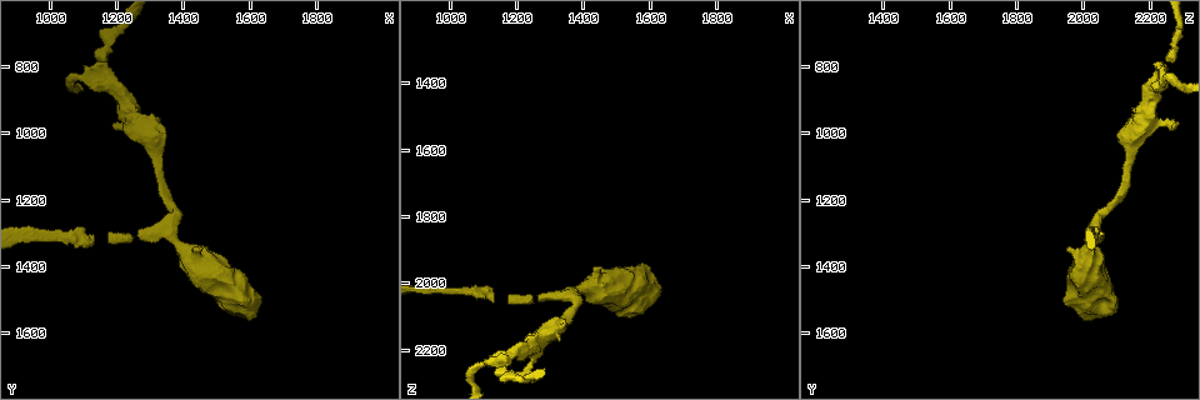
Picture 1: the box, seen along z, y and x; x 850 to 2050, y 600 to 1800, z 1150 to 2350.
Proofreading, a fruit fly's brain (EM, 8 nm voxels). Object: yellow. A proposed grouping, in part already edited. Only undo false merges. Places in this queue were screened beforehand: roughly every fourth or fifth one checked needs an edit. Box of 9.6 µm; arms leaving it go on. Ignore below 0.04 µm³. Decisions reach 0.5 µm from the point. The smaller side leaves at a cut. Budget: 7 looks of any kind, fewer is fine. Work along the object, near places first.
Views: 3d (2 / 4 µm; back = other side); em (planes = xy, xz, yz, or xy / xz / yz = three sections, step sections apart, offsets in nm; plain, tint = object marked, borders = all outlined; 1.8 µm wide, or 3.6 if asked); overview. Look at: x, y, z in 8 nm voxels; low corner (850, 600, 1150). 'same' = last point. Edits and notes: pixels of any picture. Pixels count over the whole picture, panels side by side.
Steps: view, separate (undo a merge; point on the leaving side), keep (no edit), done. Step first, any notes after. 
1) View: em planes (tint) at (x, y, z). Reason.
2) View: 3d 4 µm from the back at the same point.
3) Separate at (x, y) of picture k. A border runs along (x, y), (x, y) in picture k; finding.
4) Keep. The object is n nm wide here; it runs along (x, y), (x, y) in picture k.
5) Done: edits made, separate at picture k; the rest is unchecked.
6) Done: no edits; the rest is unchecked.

View: em planes (tint) at (1300, 1050, 2150). Thick turns thin.

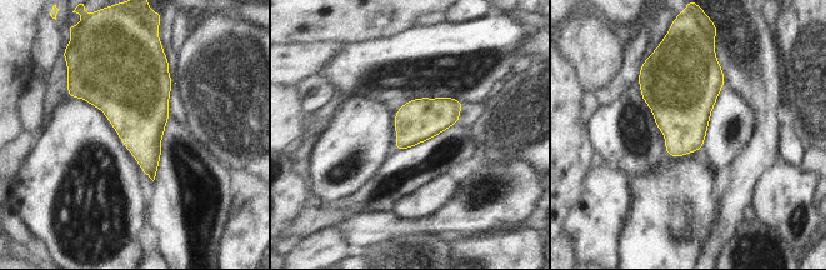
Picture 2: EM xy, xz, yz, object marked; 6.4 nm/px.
Keep. The object is 280 nm wide here; all the same neuron.

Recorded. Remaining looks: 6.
View: em planes (tint) at (1070, 830, 2260). Sharp bend.

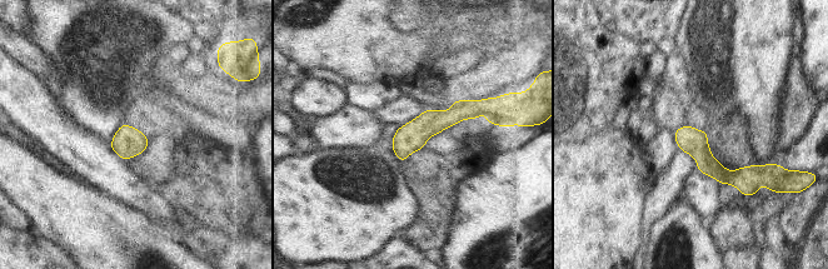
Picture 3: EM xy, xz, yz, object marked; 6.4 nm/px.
Keep. It runs along (482, 109), (462, 109), (394, 145) in picture 3; continuous, no second neuron.

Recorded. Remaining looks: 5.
View: 3d 4 µm at (1450, 1390, 2000). Thick turns thin.

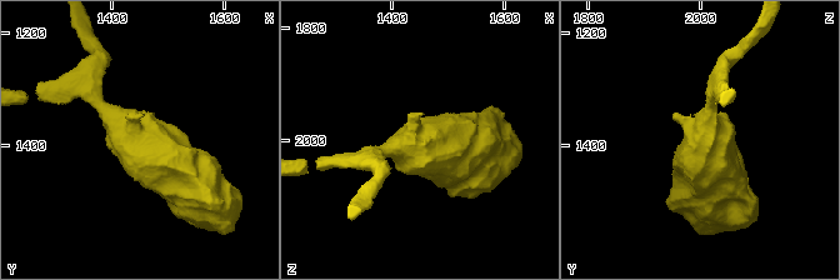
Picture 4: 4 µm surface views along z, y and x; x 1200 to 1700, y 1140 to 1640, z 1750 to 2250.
View: em 3.6 µm planes (tint) at (1445, 1395, 2010).

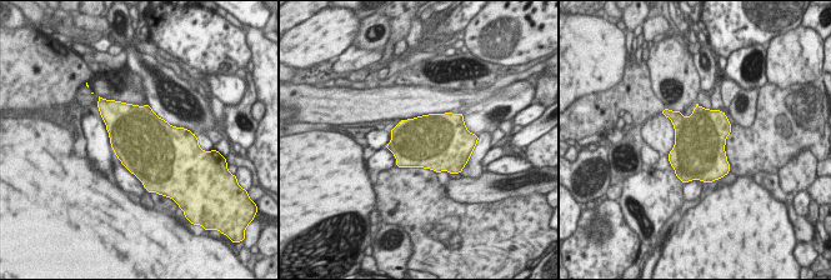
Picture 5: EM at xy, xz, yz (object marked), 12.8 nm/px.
Keep. All the same neuron.

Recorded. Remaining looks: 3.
Done: no edits; the rest is unchecked.

